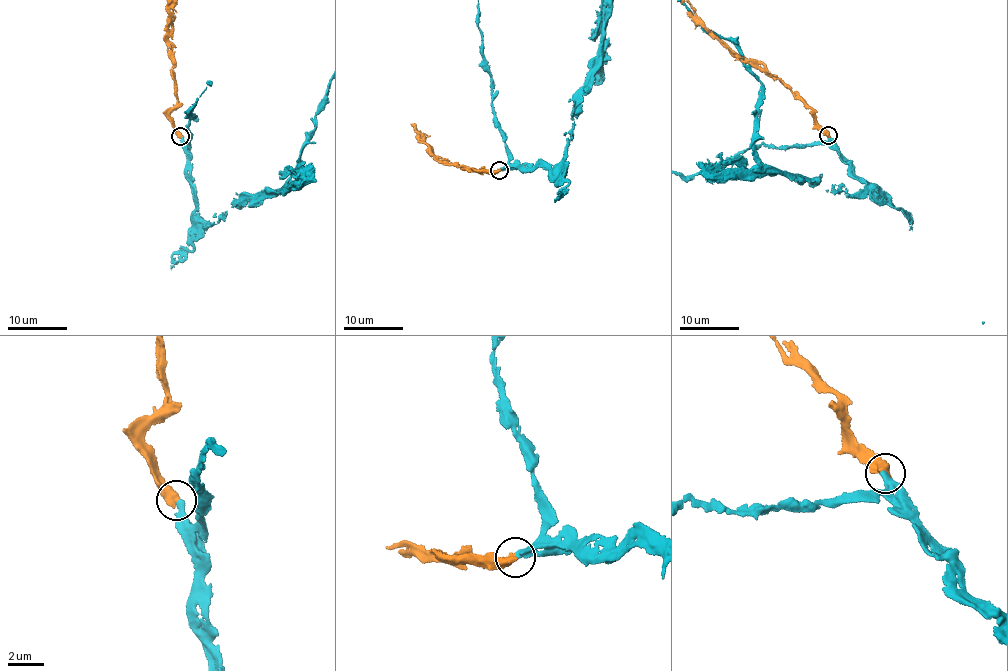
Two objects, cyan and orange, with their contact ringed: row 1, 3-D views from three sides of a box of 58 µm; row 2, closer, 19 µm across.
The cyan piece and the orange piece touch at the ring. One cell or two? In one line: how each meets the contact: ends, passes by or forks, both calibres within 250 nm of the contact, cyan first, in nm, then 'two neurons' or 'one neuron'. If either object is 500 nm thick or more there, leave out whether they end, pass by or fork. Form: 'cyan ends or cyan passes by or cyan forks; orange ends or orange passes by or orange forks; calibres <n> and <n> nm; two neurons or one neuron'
calibres 380 and 550 nm; one neuron

